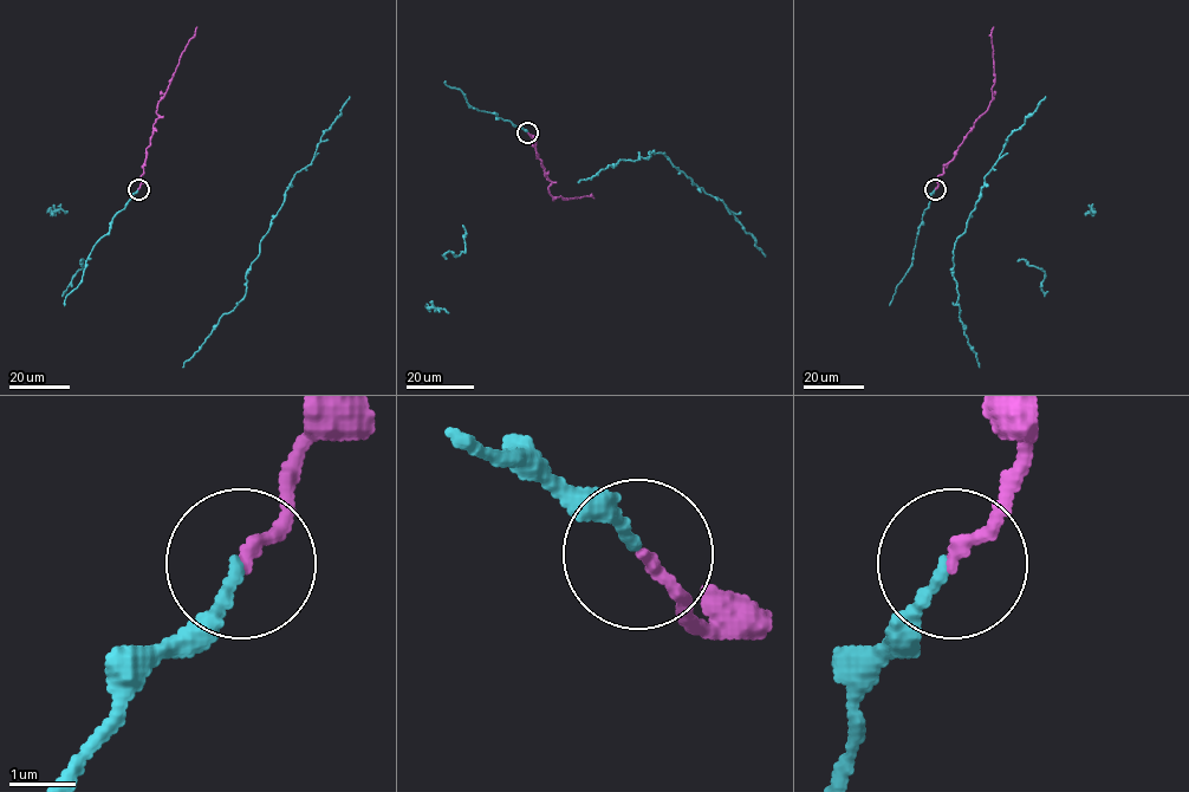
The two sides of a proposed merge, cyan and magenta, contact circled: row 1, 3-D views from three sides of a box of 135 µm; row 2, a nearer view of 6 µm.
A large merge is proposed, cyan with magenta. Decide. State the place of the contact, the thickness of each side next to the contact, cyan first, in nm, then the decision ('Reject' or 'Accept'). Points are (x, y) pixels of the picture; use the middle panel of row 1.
Place: (527, 132). Thickness 160 nm (cyan) against 180 nm. Accept

